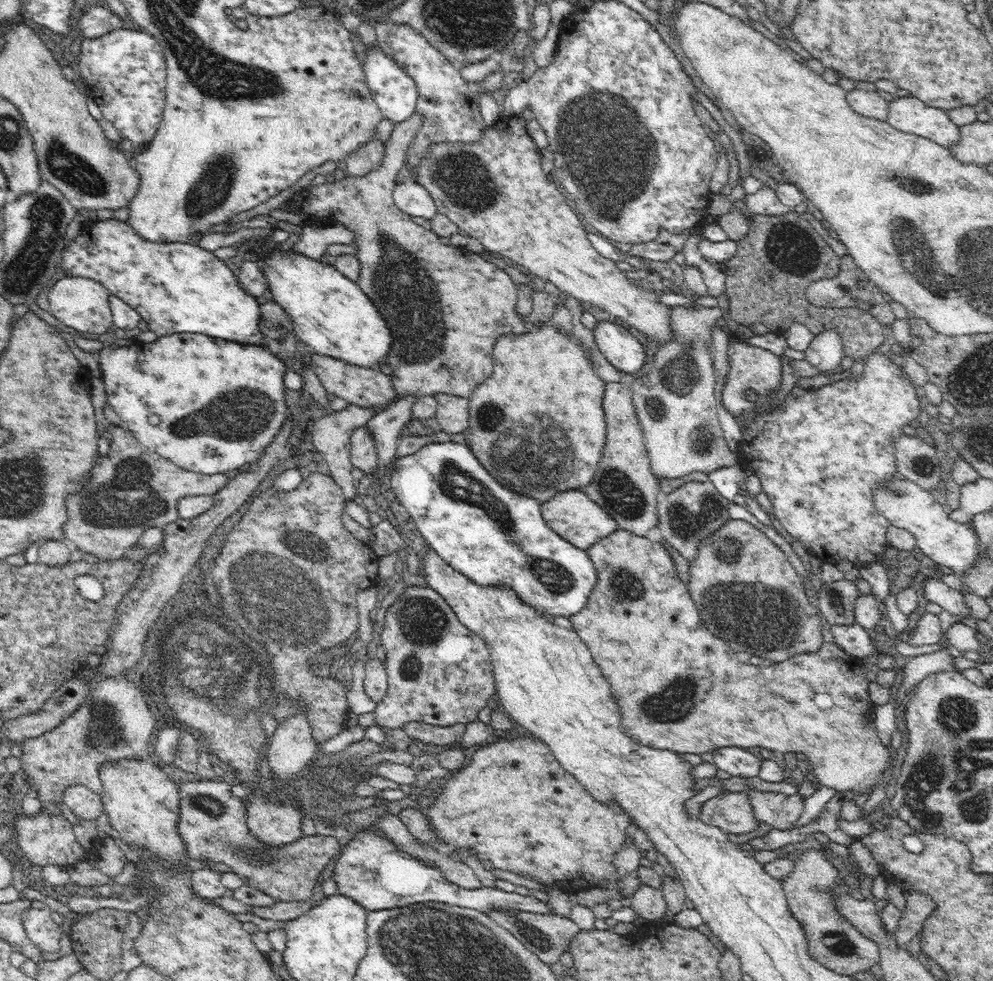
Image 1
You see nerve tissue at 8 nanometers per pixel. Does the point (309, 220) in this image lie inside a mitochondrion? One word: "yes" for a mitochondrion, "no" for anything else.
no

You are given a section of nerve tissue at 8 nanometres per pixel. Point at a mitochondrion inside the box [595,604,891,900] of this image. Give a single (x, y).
(674, 704)

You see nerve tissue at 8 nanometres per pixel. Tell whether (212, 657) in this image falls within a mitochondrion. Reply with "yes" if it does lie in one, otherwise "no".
yes

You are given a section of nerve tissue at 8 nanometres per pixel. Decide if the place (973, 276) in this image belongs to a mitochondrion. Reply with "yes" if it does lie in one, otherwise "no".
yes

